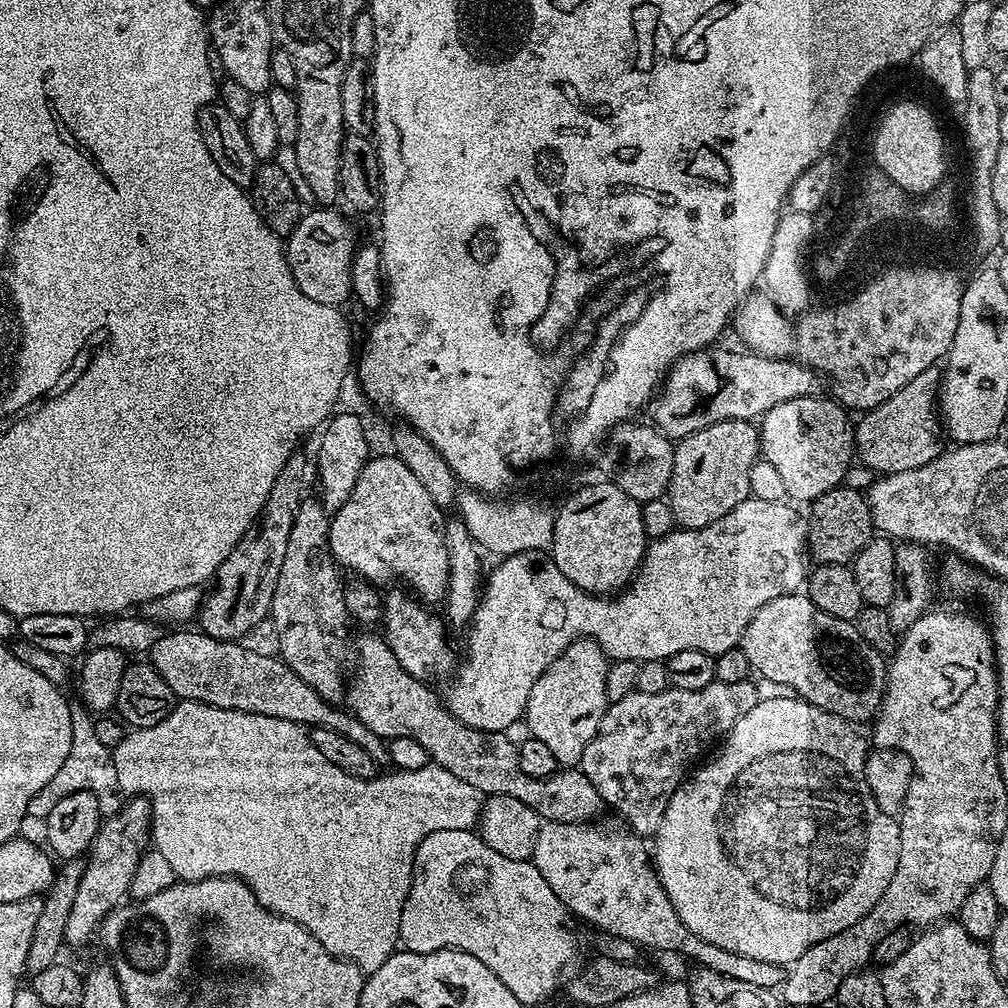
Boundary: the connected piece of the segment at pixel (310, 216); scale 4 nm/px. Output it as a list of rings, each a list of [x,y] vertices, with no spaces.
[[[316,206],[313,212],[305,211],[294,226],[294,230],[286,238],[286,255],[290,274],[294,274],[294,282],[298,282],[298,290],[302,290],[306,298],[314,302],[322,302],[322,306],[343,305],[343,300],[352,296],[350,270],[357,247],[355,226],[342,213],[335,212],[332,206]]]

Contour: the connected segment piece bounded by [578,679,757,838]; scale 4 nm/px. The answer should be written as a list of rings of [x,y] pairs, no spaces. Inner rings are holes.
[[[715,679],[710,686],[702,686],[702,690],[669,687],[662,694],[631,692],[608,705],[578,767],[594,782],[594,790],[598,790],[605,805],[613,808],[631,831],[641,838],[655,837],[674,790],[693,767],[692,759],[707,744],[715,745],[727,736],[734,722],[754,710],[756,702],[751,679],[742,682]]]

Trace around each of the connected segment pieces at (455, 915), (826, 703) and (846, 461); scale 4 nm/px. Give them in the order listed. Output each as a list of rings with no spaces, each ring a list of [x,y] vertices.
[[[471,828],[466,830],[434,830],[434,834],[422,838],[422,842],[414,854],[412,885],[402,910],[399,943],[405,952],[437,952],[443,948],[457,948],[466,954],[474,954],[474,958],[478,958],[478,962],[483,962],[489,970],[494,970],[494,974],[498,974],[498,978],[502,978],[506,990],[510,990],[510,994],[514,994],[514,998],[518,998],[518,1002],[532,1006],[532,1004],[542,1003],[559,984],[561,987],[562,977],[565,975],[564,967],[576,956],[576,932],[572,929],[572,924],[574,925],[574,920],[568,907],[558,898],[558,894],[554,894],[554,890],[550,890],[546,878],[542,878],[542,874],[538,874],[531,859],[515,860],[514,858],[506,858],[506,854],[498,854],[498,850],[490,850],[490,846],[486,846],[482,837]]]
[[[806,594],[779,596],[766,602],[766,606],[762,606],[758,614],[750,618],[738,646],[742,654],[746,654],[746,662],[750,662],[757,677],[770,678],[771,681],[790,686],[799,699],[830,714],[849,722],[871,721],[880,710],[880,703],[884,700],[884,683],[888,681],[885,657],[864,641],[853,621],[839,620],[818,610],[818,606],[814,606]]]
[[[819,395],[778,402],[758,424],[760,456],[768,459],[769,466],[776,471],[781,486],[793,496],[793,501],[811,502],[841,487],[844,475],[854,464],[853,421],[848,421],[849,413],[835,399],[824,399]]]

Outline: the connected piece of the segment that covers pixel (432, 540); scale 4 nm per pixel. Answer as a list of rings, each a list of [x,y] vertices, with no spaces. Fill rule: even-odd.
[[[373,455],[365,464],[358,482],[354,482],[354,491],[350,498],[331,517],[328,525],[328,545],[337,565],[345,573],[360,577],[373,586],[380,586],[387,580],[401,580],[421,601],[445,599],[448,591],[447,552],[444,545],[445,513],[430,498],[426,486],[414,478],[414,470],[403,464],[399,456]]]

